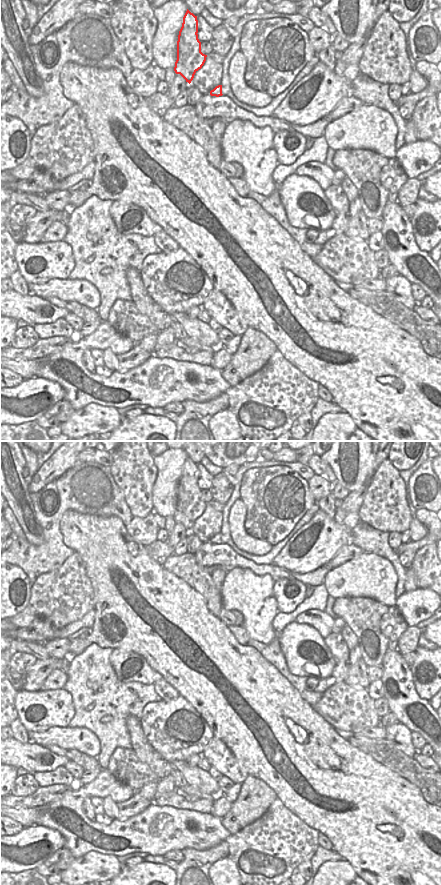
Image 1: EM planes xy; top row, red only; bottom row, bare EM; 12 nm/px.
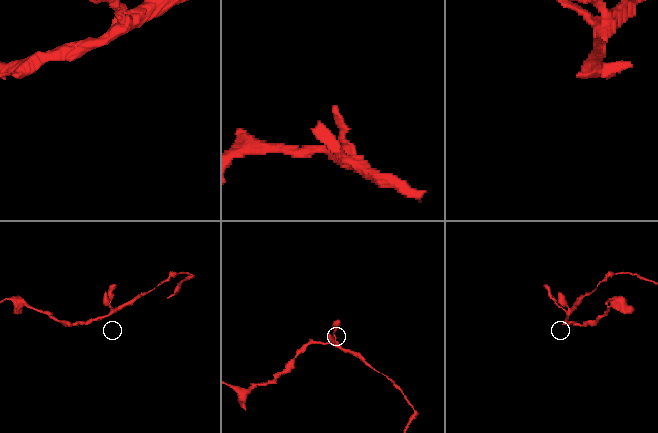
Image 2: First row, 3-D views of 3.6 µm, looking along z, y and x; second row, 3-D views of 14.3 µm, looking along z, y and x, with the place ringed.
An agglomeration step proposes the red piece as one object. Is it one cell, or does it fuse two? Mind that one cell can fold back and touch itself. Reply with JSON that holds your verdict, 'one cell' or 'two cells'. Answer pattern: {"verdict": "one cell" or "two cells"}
{"verdict": "one cell"}

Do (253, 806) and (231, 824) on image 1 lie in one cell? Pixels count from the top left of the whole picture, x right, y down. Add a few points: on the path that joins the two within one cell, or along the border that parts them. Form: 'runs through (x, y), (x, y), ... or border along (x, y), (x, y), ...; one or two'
runs through (248, 807), (236, 819); one

